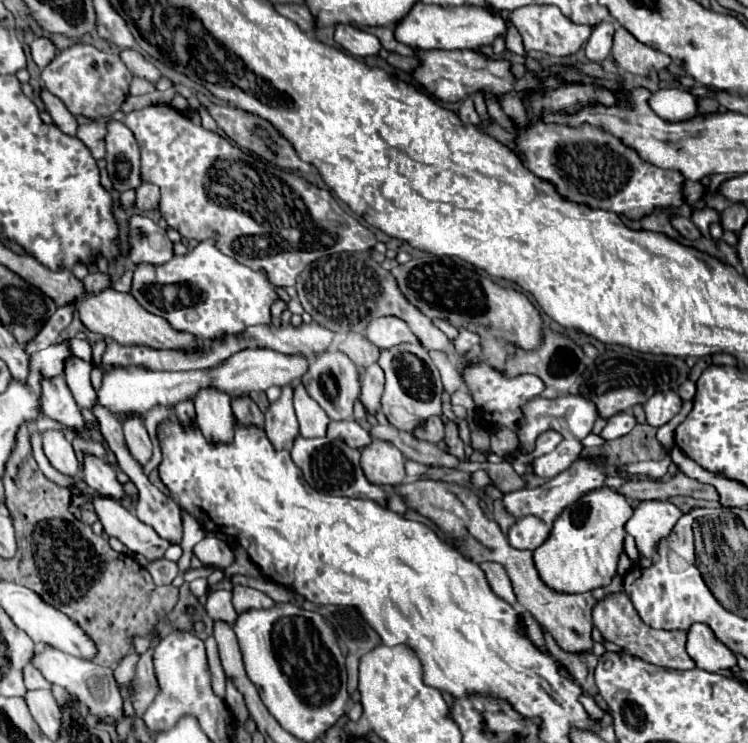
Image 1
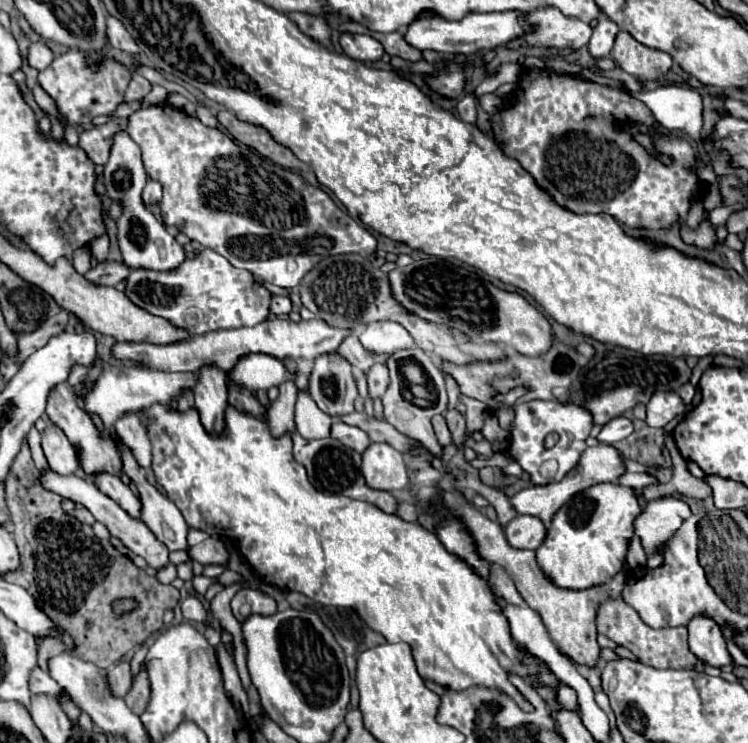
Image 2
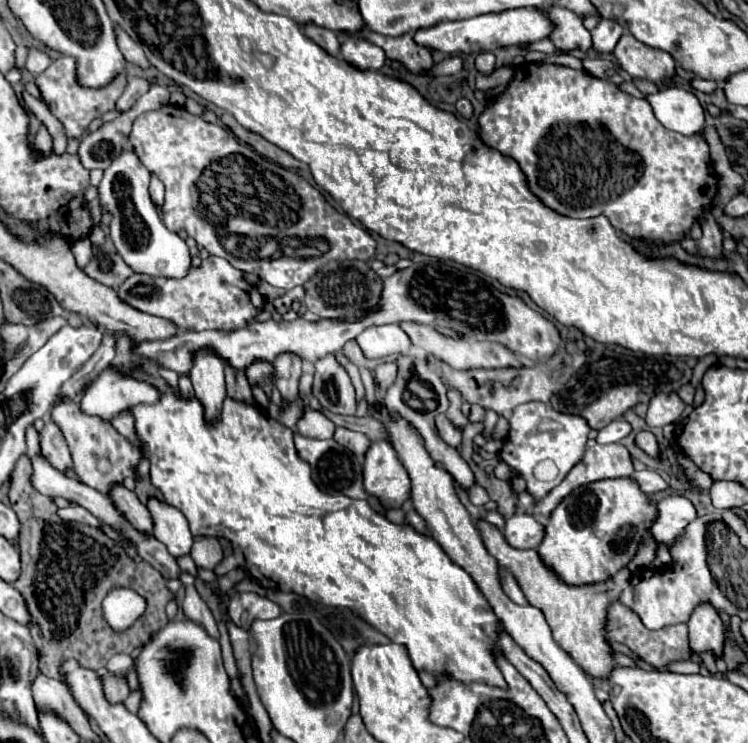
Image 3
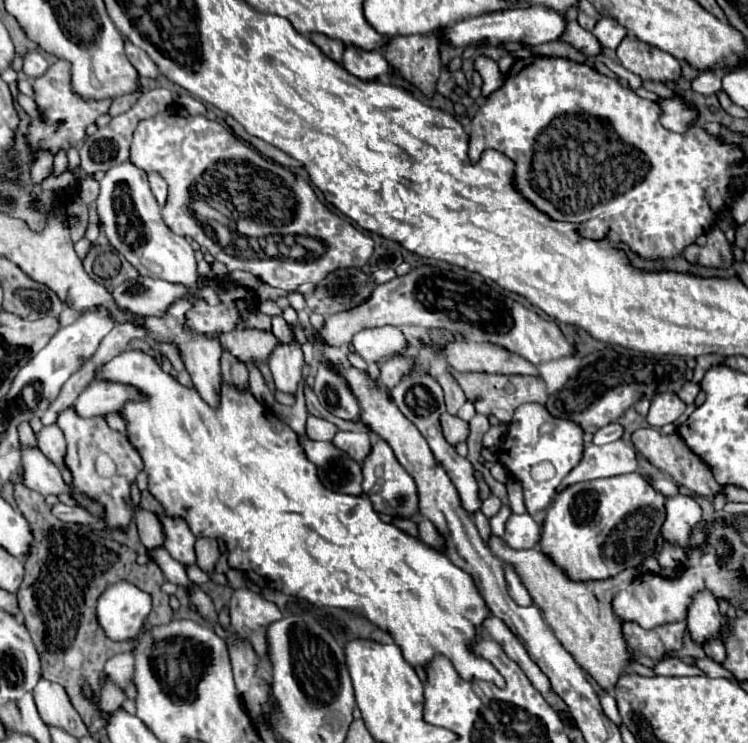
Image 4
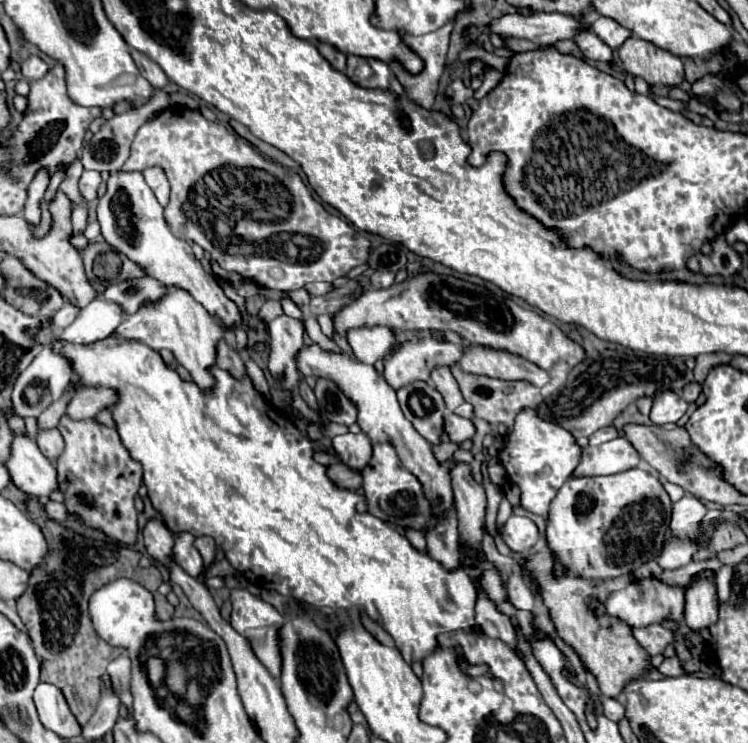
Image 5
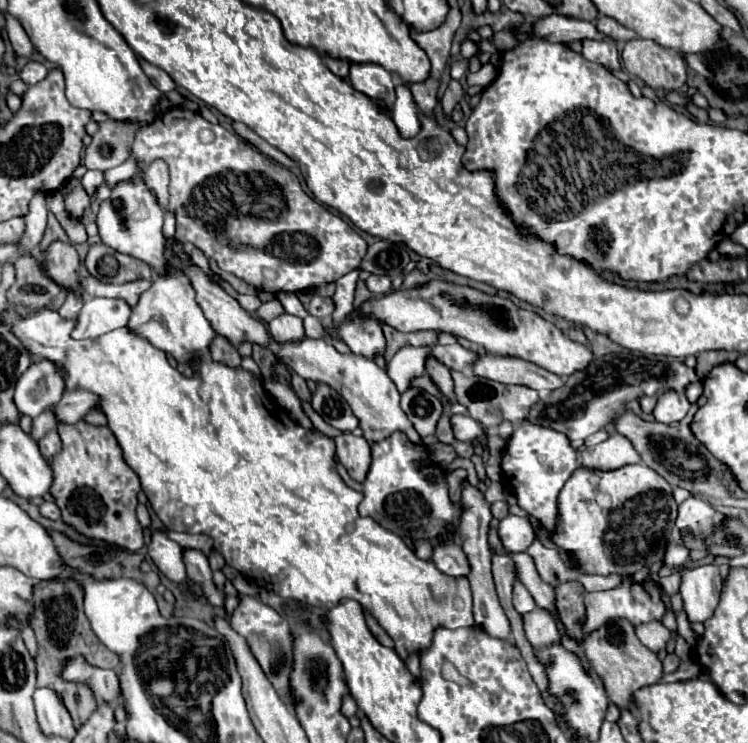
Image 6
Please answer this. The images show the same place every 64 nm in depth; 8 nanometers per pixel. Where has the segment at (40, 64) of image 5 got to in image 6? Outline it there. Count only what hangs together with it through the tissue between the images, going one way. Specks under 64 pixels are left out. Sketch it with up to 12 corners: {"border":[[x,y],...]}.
{"border":[[28,60],[20,70],[26,84],[36,84],[48,74],[46,66]]}

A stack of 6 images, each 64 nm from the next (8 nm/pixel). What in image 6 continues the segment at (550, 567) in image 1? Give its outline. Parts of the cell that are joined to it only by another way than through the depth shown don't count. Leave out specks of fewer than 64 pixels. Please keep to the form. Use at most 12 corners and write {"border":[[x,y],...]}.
{"border":[[644,464],[578,468],[550,540],[584,574],[660,562],[678,504]]}

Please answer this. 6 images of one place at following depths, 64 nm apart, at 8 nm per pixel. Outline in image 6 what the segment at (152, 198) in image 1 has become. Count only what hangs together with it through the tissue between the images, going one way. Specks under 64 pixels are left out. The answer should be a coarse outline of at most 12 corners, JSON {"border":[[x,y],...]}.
{"border":[[156,160],[140,176],[168,206],[168,166]]}

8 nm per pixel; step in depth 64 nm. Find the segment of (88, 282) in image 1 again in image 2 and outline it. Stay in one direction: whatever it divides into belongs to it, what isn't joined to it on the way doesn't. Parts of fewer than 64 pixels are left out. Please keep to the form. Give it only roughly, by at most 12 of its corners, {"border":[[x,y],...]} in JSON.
{"border":[[100,262],[86,272],[96,286],[116,286],[128,276],[122,262]]}

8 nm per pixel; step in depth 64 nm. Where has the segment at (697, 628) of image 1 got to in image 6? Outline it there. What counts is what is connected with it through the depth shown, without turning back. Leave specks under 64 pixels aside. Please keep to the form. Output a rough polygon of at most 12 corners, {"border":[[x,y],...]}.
{"border":[[712,564],[682,576],[680,594],[692,624],[706,622],[720,600]]}

